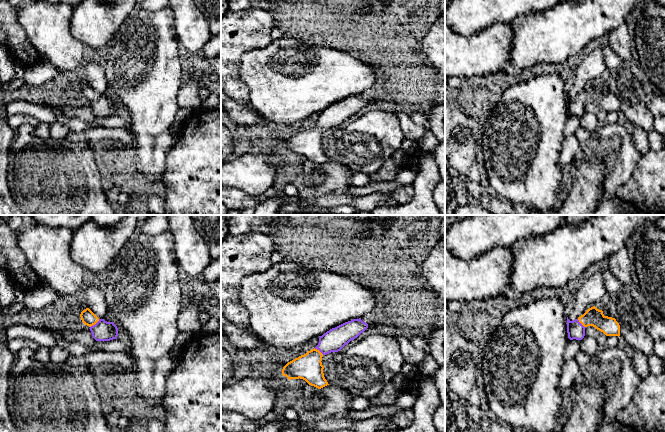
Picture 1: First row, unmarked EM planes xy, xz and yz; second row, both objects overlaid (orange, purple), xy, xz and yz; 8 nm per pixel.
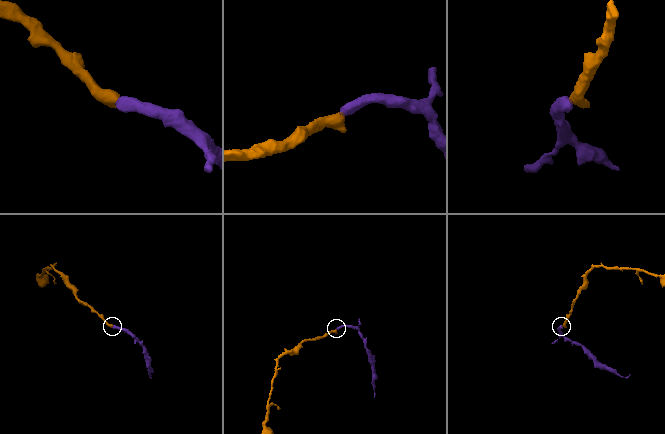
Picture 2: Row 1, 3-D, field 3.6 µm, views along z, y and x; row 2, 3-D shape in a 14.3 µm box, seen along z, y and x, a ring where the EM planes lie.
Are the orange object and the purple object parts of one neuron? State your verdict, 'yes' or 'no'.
yes

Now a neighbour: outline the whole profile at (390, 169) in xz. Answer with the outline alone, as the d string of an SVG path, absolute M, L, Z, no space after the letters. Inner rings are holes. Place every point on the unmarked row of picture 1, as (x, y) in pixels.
M407 154L407 159L401 164L398 164L396 161L389 159L383 163L383 165L373 174L368 175L368 178L371 183L375 182L389 182L396 179L398 174L402 171L403 168L411 165L414 160L418 160L421 156L410 156Z

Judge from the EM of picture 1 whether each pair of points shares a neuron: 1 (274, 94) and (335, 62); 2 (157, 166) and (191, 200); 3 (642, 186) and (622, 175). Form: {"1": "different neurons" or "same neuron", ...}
{"1": "same neuron", "2": "different neurons", "3": "different neurons"}

